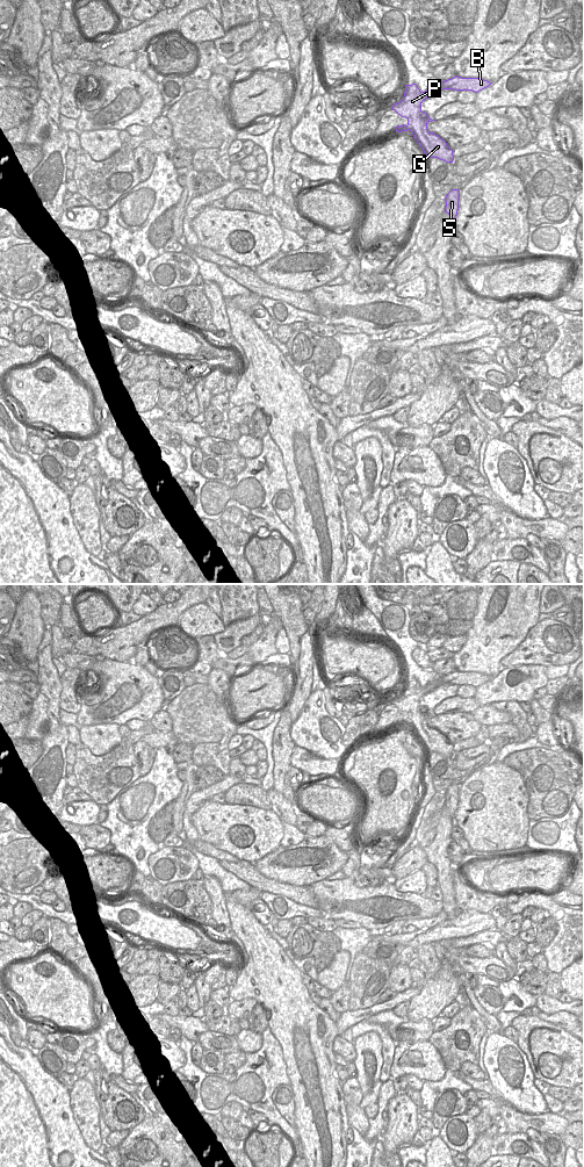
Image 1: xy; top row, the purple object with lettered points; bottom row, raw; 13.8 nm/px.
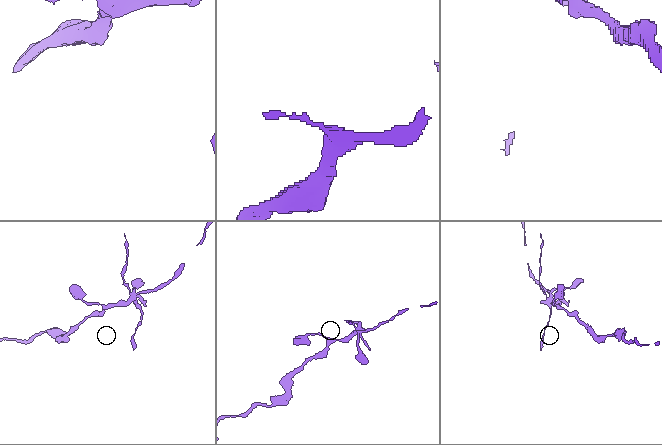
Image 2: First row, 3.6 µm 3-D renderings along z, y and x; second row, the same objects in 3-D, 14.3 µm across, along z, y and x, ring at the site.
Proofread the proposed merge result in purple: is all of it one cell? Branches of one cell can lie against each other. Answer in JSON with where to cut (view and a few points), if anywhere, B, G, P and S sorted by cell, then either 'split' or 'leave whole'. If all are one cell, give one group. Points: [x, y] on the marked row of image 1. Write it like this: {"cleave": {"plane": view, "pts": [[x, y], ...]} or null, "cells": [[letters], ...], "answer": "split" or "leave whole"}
{"cleave": {"plane": "xy", "pts": [[420, 110], [418, 115], [408, 119]]}, "cells": [["B", "P"], ["G", "S"]], "answer": "split"}

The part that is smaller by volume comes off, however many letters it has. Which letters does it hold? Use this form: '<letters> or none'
G, S

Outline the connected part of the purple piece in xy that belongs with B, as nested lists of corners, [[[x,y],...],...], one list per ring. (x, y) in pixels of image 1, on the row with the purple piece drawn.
[[[455,75],[452,79],[437,82],[425,92],[421,92],[416,84],[405,85],[403,100],[394,103],[391,107],[392,110],[405,118],[410,118],[411,116],[420,116],[421,102],[442,89],[453,89],[459,92],[473,91],[478,93],[480,91],[489,87],[491,84],[492,82],[480,78],[461,78]]]

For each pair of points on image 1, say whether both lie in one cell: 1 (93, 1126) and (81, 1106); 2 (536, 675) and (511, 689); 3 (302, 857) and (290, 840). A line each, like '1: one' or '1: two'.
1: one
2: one
3: two

